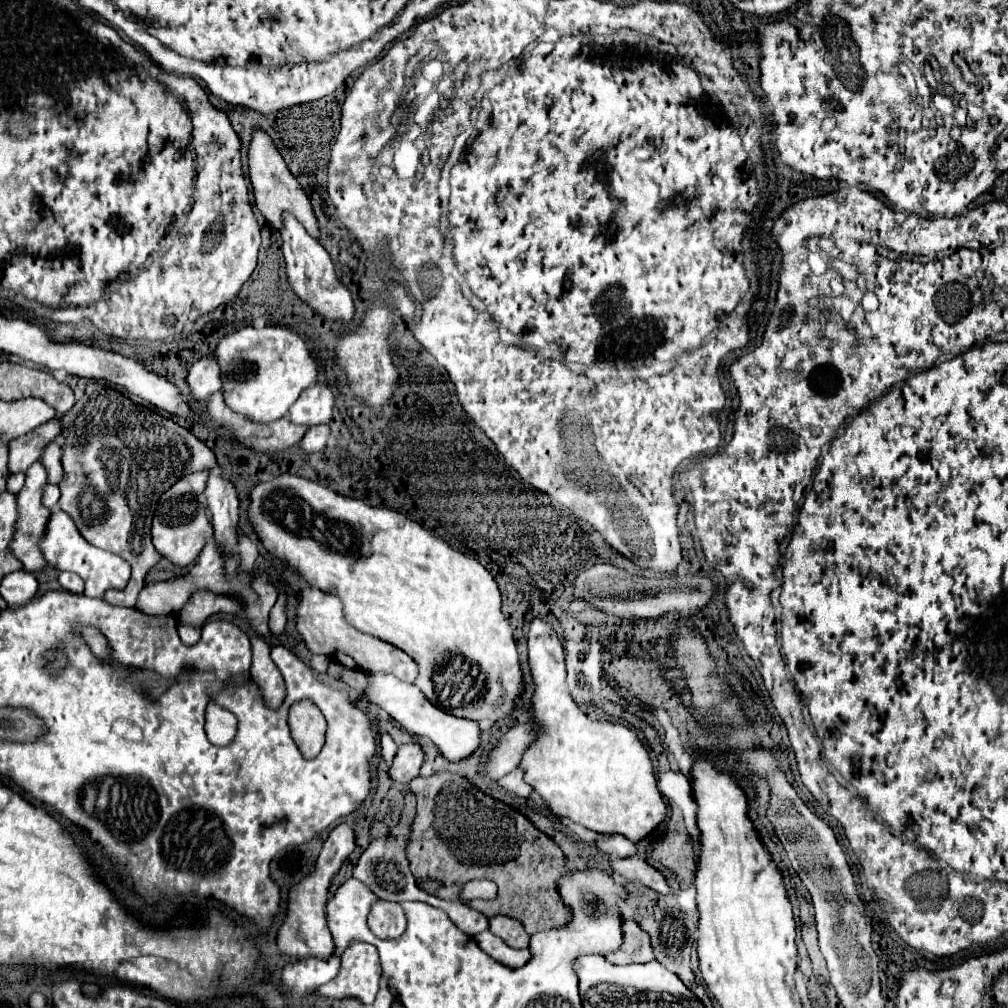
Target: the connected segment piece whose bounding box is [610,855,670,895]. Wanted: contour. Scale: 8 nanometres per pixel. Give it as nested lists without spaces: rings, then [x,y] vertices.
[[[638,855],[626,857],[626,859],[612,859],[610,869],[614,875],[620,875],[628,883],[636,881],[636,883],[642,883],[642,885],[646,885],[646,887],[650,887],[662,895],[670,895],[670,887],[666,883],[666,879],[662,877],[662,873],[656,871],[652,865],[648,865]]]

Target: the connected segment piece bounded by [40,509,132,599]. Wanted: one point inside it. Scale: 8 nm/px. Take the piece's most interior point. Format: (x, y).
(63, 547)

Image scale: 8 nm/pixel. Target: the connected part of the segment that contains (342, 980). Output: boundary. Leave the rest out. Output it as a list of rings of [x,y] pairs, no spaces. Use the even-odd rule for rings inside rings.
[[[352,941],[342,953],[340,973],[318,989],[320,995],[340,1001],[346,997],[358,997],[362,1003],[370,1005],[380,989],[380,959],[374,945]]]

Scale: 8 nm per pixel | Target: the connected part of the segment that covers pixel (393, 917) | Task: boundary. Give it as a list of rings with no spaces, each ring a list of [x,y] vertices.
[[[380,901],[378,905],[372,905],[374,909],[370,911],[370,929],[380,937],[380,939],[392,939],[404,933],[406,929],[406,917],[404,911],[398,903],[390,901]]]

